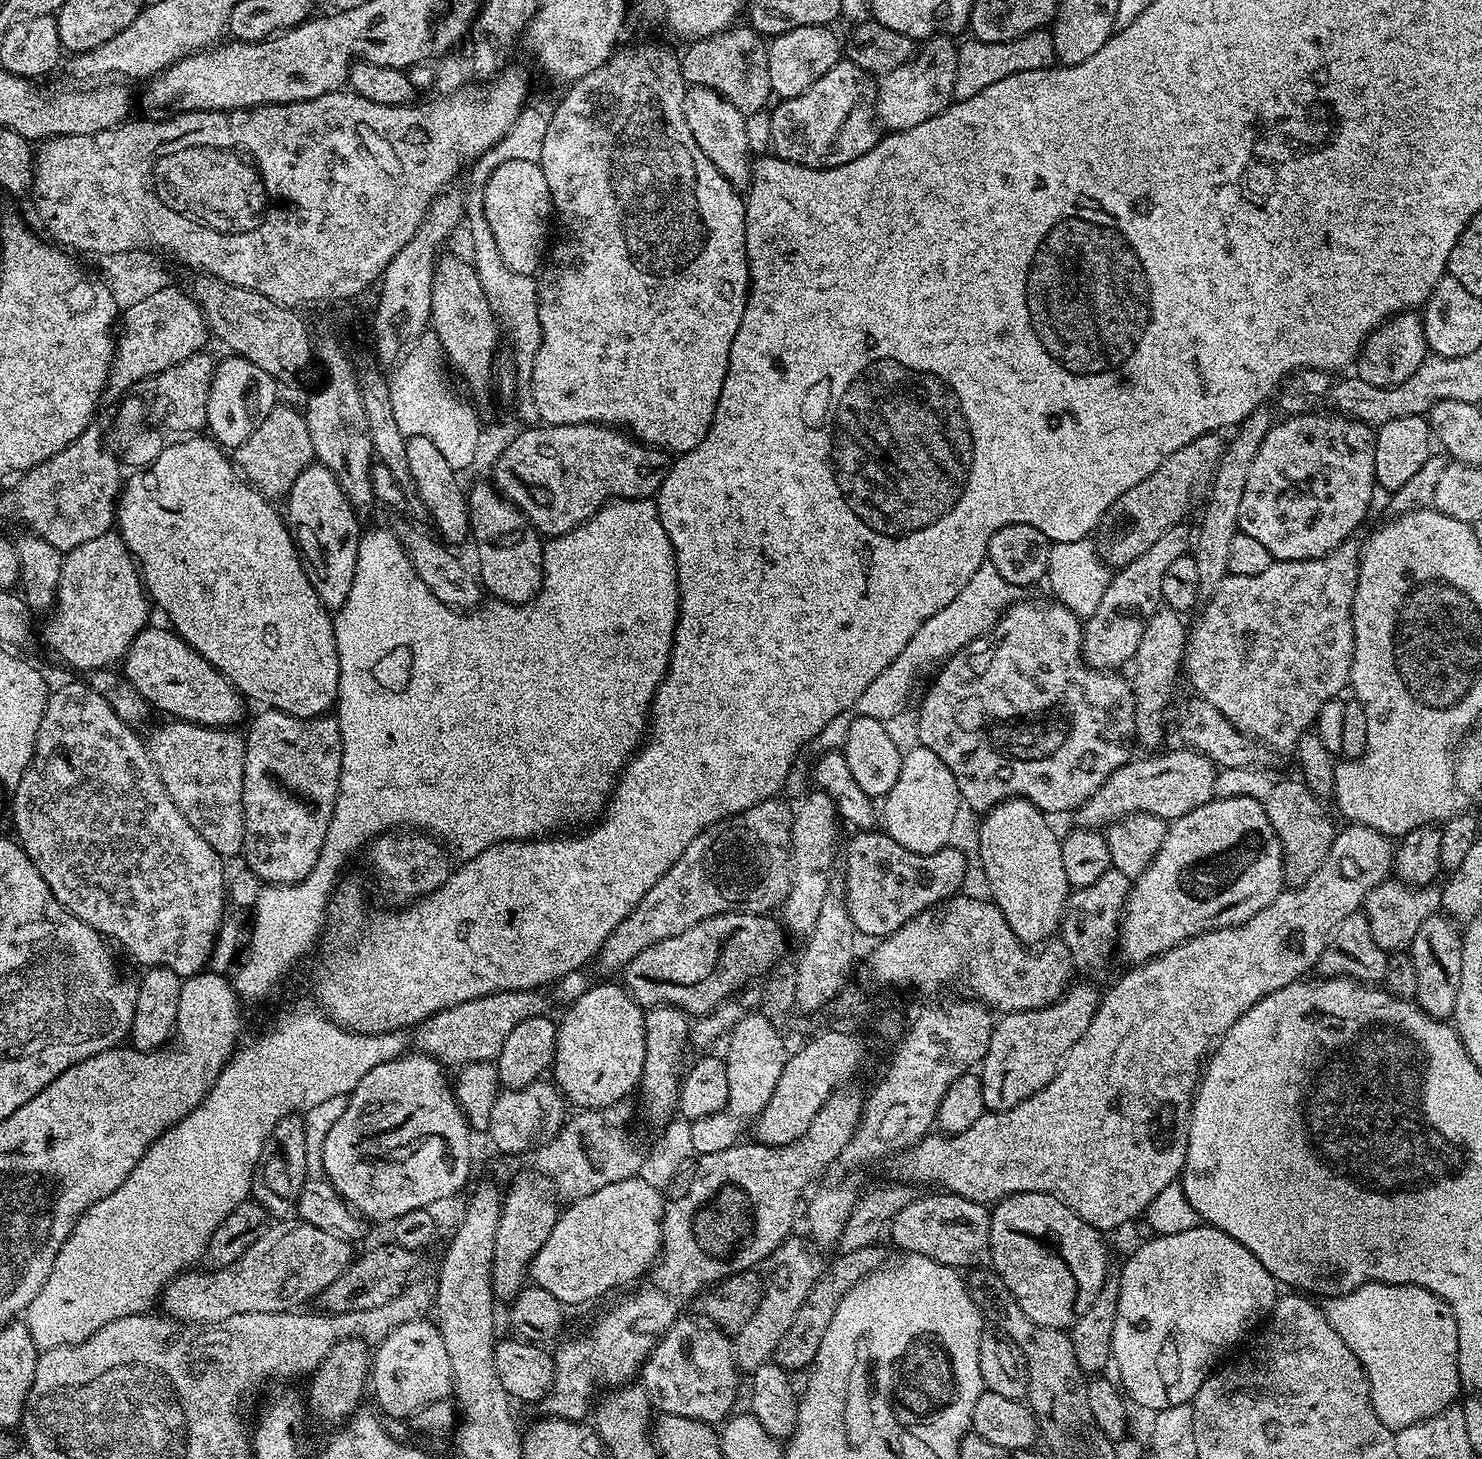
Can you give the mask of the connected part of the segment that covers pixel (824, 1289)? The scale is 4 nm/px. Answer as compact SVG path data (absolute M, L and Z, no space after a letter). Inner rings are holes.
M871 1244L855 1248L849 1252L840 1252L837 1260L828 1260L820 1277L814 1282L810 1294L806 1294L806 1302L798 1306L798 1314L794 1314L794 1322L790 1322L790 1330L782 1342L778 1342L774 1363L785 1372L795 1374L803 1373L815 1360L818 1354L818 1346L822 1346L822 1338L826 1338L826 1329L834 1318L834 1310L838 1310L838 1302L851 1290L855 1284L862 1282L871 1272L885 1267L883 1247L880 1244Z

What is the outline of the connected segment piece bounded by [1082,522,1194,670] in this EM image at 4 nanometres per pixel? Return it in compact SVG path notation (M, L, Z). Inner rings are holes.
M1187 523L1175 524L1150 550L1134 558L1126 567L1119 569L1106 586L1106 594L1102 594L1102 602L1094 614L1090 614L1082 624L1084 641L1082 651L1084 660L1097 670L1120 670L1120 667L1131 661L1138 650L1138 642L1142 642L1142 634L1146 630L1149 618L1162 606L1162 574L1170 567L1170 562L1189 555L1193 547L1193 537L1188 536Z

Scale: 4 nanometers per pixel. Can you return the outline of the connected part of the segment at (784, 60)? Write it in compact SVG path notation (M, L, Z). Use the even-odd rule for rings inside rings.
M819 24L818 26L798 26L798 30L783 32L780 36L771 37L768 44L768 65L770 66L770 86L773 93L780 100L789 100L814 86L826 70L830 70L842 58L842 40L832 33L831 27Z

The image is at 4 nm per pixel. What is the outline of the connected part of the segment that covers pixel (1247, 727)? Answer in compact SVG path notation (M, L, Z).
M1352 542L1339 544L1330 554L1313 560L1278 560L1269 568L1262 570L1262 574L1253 576L1227 575L1212 596L1207 597L1204 609L1199 609L1200 617L1196 625L1191 625L1186 655L1183 667L1186 669L1186 678L1196 687L1195 695L1199 699L1210 702L1210 706L1218 709L1239 732L1251 736L1265 749L1273 748L1276 752L1291 753L1300 743L1300 737L1305 735L1315 725L1316 716L1328 700L1335 700L1341 695L1343 688L1349 687L1352 678L1352 655L1354 654L1354 626L1352 625L1352 599L1356 589L1356 579L1360 573L1361 549L1352 545Z

